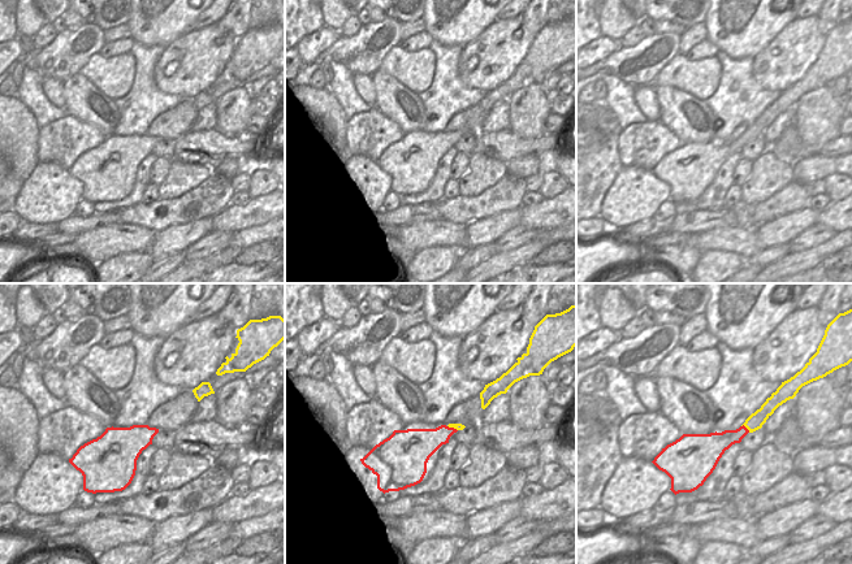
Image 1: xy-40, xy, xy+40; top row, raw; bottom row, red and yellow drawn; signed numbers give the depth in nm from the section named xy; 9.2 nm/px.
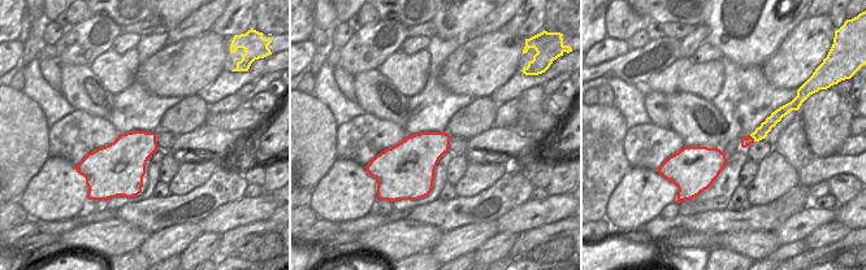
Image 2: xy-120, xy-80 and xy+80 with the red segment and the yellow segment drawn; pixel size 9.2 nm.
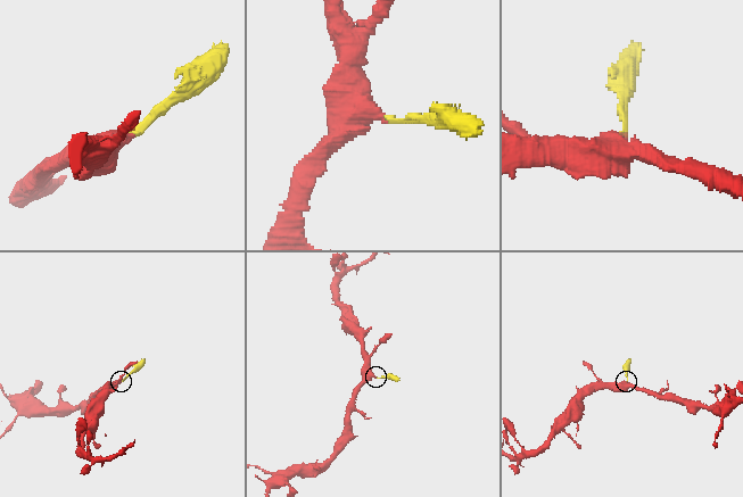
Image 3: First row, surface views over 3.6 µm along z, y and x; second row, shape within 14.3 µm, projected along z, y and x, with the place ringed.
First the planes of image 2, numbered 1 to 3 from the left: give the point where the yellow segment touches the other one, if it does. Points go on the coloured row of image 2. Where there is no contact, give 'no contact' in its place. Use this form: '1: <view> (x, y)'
1: no contact
2: no contact
3: xy+80 (752, 138)

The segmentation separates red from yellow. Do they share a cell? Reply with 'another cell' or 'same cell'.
same cell

